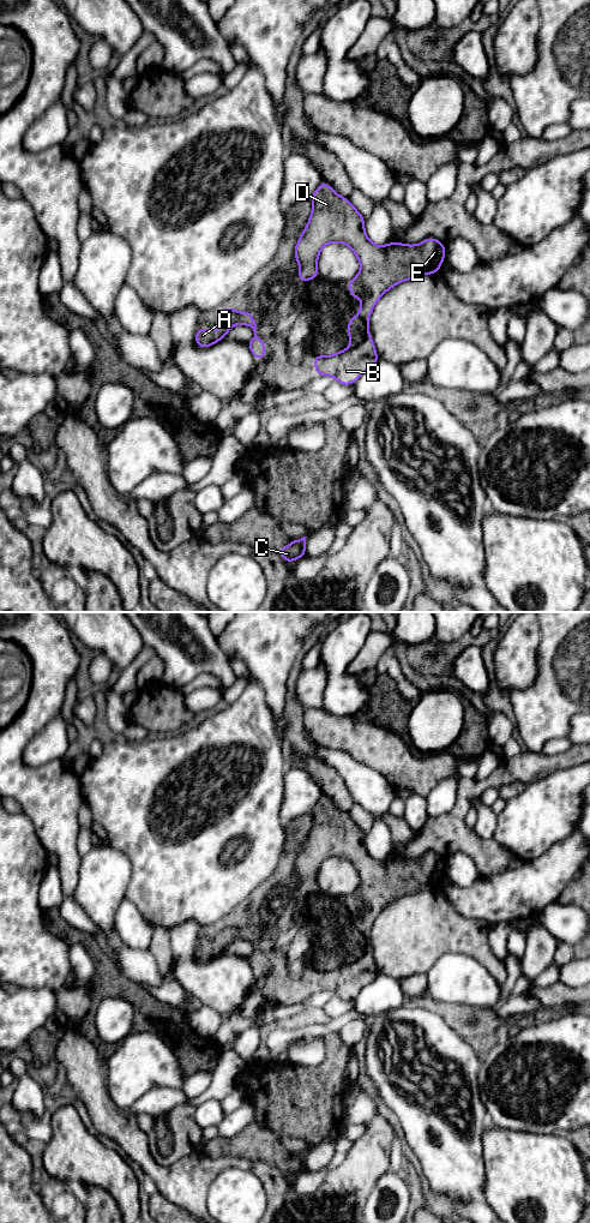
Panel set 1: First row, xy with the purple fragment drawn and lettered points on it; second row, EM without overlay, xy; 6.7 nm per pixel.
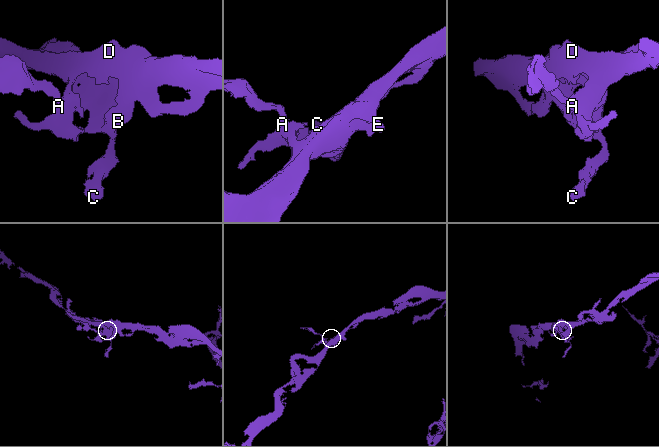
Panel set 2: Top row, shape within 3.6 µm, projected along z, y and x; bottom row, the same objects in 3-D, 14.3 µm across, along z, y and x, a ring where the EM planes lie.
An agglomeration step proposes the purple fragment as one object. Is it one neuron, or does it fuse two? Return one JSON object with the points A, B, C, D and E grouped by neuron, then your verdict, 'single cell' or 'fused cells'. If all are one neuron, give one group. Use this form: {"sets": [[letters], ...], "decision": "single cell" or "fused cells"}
{"sets": [["A", "B", "C", "D", "E"]], "decision": "single cell"}

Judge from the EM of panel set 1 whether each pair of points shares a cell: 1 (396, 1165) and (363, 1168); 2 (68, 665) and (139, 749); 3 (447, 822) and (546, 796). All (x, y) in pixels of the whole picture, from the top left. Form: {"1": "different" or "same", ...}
{"1": "different", "2": "different", "3": "different"}

